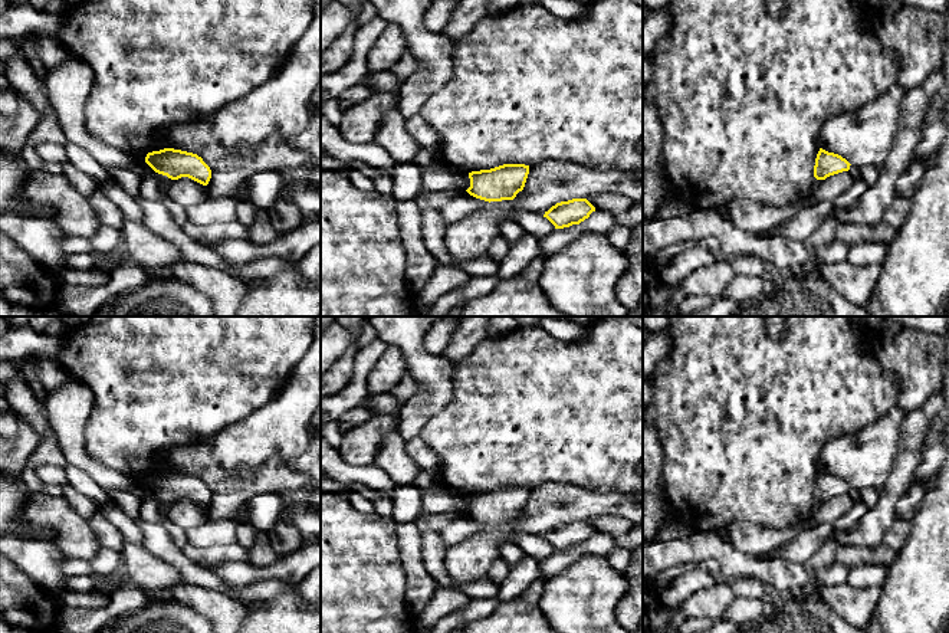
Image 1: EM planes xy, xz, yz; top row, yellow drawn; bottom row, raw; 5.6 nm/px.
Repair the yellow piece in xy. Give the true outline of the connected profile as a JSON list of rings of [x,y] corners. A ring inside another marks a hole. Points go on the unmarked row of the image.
[[[164,470],[148,475],[145,485],[157,495],[160,511],[165,516],[171,502],[188,499],[207,508],[211,501],[211,492],[201,479],[181,472]]]

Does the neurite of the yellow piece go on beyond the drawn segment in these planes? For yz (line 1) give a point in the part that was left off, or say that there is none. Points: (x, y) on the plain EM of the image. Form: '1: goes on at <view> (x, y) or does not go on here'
1: does not go on here

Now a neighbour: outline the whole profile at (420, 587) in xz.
[[[414,521],[397,524],[397,541],[407,577],[405,600],[408,609],[418,614],[430,601],[439,584],[424,567],[423,532]]]

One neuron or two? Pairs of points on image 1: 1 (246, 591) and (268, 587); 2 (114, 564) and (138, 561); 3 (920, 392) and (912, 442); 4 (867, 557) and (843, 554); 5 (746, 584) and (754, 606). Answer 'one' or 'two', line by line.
1: one
2: two
3: two
4: one
5: two

